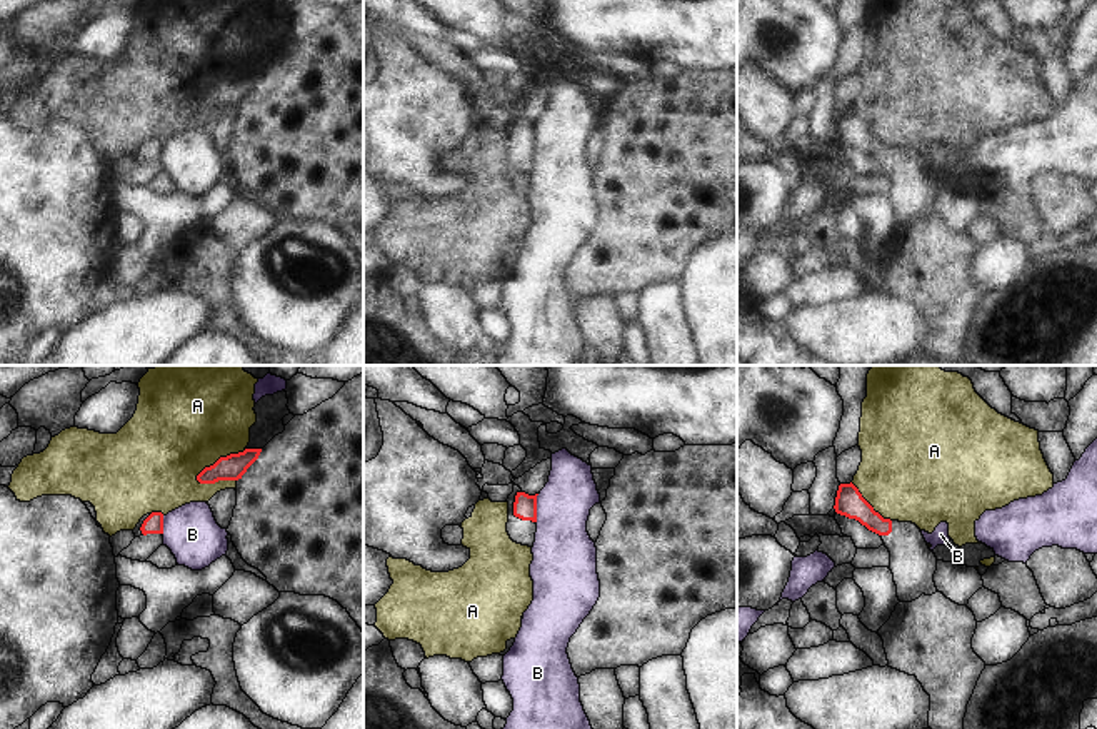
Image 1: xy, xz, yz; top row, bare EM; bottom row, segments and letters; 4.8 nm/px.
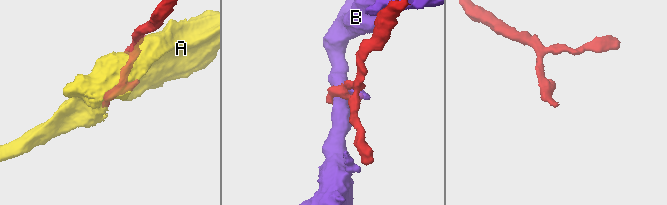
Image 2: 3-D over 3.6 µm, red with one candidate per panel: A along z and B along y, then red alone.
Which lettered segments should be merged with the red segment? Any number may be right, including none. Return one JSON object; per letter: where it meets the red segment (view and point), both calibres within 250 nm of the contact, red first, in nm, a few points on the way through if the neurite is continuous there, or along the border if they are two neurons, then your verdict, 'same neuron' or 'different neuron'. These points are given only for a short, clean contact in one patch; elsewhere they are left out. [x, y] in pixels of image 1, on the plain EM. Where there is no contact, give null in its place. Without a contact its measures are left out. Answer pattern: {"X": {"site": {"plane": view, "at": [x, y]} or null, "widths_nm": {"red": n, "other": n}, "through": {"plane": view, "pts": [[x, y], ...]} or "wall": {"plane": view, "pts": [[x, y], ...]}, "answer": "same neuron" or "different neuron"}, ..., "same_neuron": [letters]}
{"A": {"site": {"plane": "xy", "at": [220, 84]}, "widths_nm": {"red": 120, "other": 480}, "answer": "different neuron"}, "B": {"site": {"plane": "xz", "at": [535, 135]}, "widths_nm": {"red": 110, "other": 300}, "answer": "different neuron"}, "same_neuron": []}

